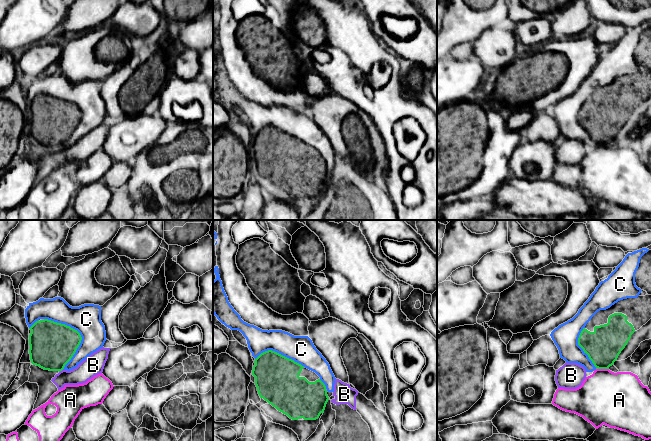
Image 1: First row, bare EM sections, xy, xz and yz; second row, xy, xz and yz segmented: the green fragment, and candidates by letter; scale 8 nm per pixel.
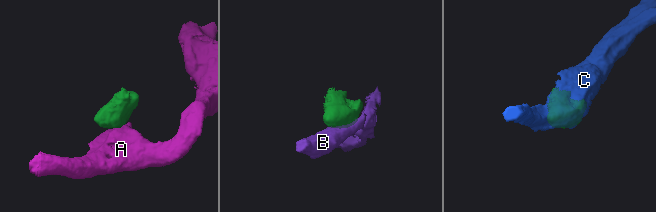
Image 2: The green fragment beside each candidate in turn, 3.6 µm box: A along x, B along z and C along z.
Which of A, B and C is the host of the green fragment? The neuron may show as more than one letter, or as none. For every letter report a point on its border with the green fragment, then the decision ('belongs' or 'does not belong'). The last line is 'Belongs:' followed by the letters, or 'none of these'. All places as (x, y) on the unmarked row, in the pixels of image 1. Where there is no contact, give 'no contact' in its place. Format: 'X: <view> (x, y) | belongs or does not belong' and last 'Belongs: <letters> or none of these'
A: yz (603, 144) | does not belong
B: xy (60, 146) | does not belong
C: xy (79, 110) | belongs
Belongs: C

